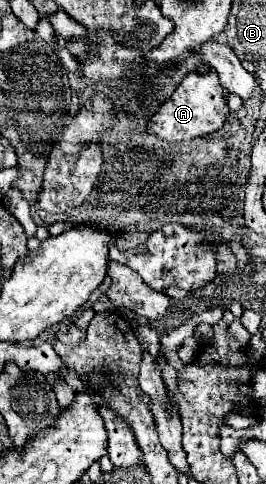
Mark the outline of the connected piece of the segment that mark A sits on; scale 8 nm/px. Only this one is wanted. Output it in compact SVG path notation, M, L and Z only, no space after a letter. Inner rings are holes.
M208 71L206 75L200 73L188 73L184 81L174 89L174 93L158 105L154 115L148 119L148 133L174 143L174 141L192 141L196 137L210 135L210 131L218 131L230 109L226 103L226 91L220 87L218 75L214 71Z

